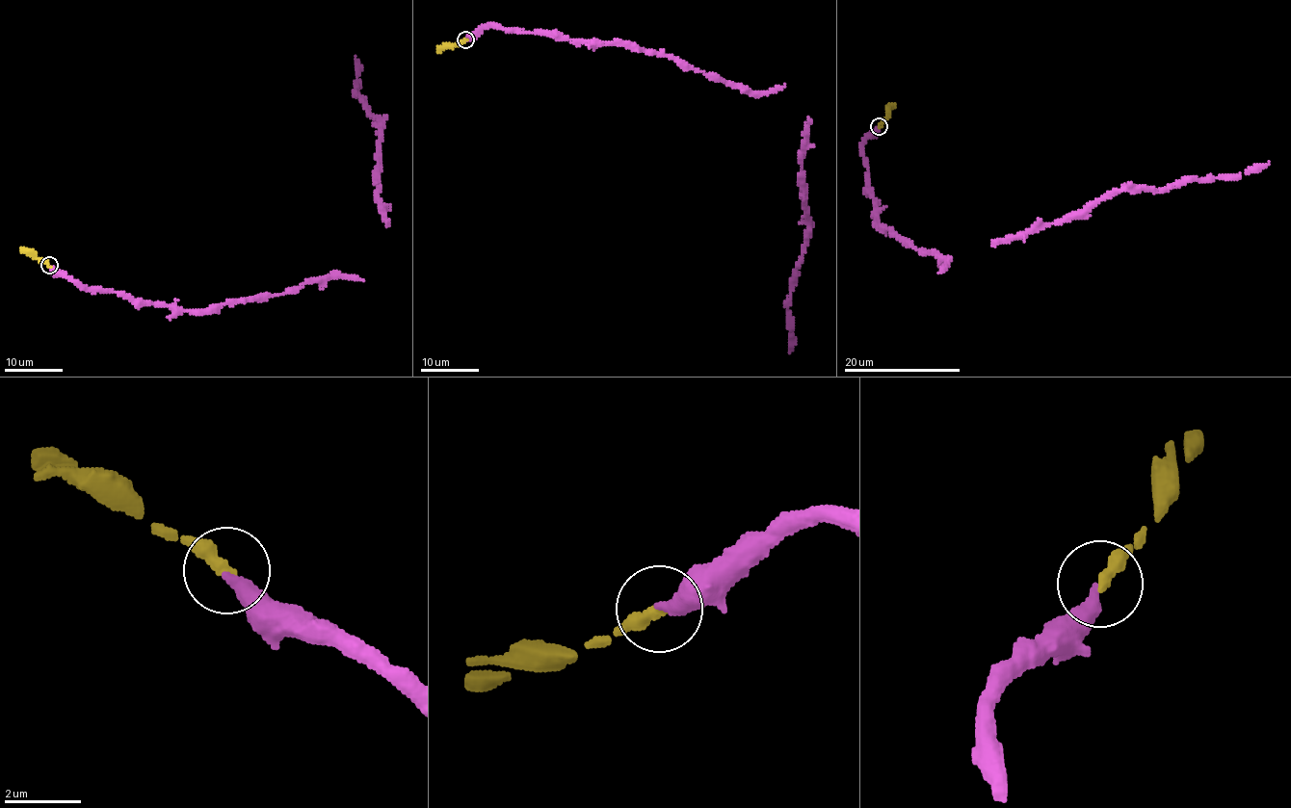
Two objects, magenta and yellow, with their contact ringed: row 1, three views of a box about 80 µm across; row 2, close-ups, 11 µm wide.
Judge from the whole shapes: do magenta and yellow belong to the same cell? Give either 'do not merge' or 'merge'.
merge

